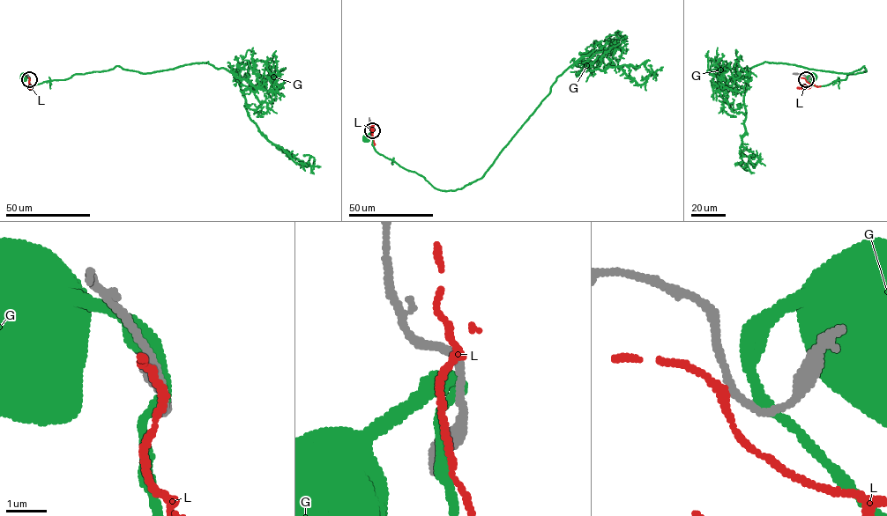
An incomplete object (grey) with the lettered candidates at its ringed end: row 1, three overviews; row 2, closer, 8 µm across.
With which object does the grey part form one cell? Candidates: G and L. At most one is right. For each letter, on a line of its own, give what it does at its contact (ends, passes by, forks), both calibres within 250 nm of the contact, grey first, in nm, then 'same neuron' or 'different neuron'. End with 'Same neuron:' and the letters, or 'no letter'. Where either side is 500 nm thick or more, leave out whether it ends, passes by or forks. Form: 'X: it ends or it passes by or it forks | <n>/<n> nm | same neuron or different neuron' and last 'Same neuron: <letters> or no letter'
G: it passes by | 180/240 nm | different neuron
L: it passes by | 170/180 nm | same neuron
Same neuron: L

